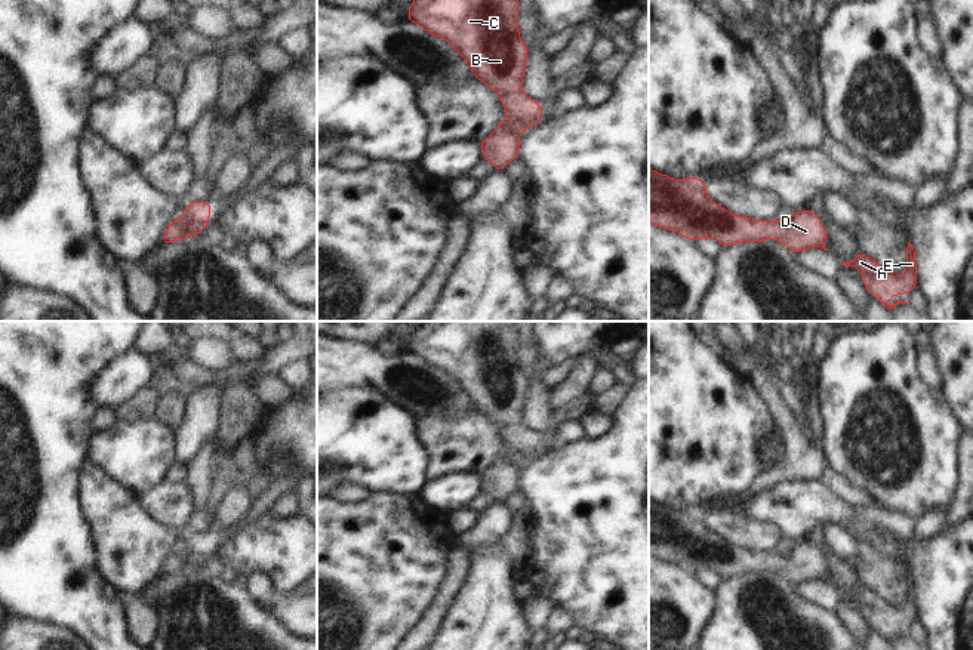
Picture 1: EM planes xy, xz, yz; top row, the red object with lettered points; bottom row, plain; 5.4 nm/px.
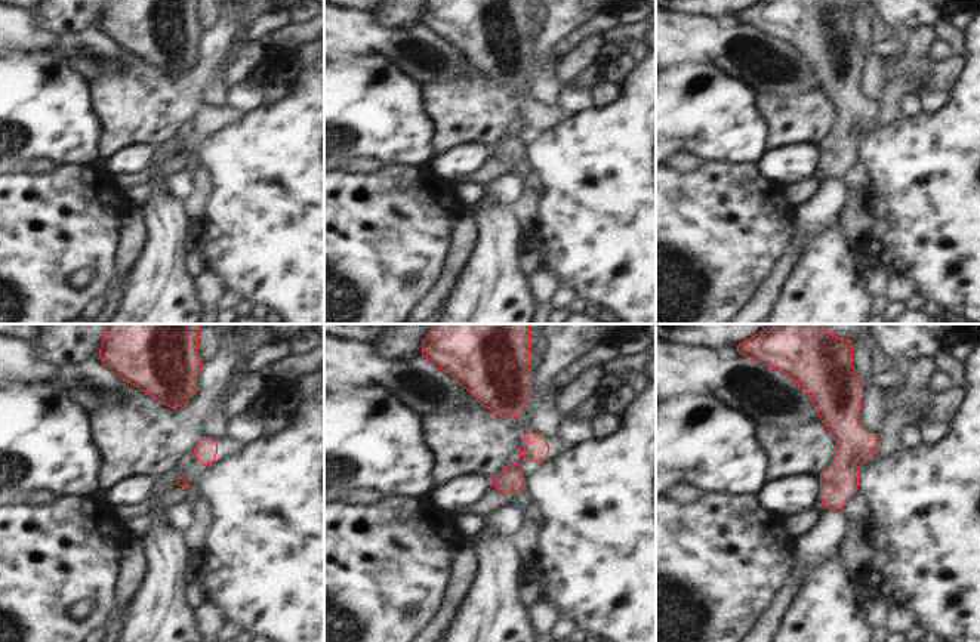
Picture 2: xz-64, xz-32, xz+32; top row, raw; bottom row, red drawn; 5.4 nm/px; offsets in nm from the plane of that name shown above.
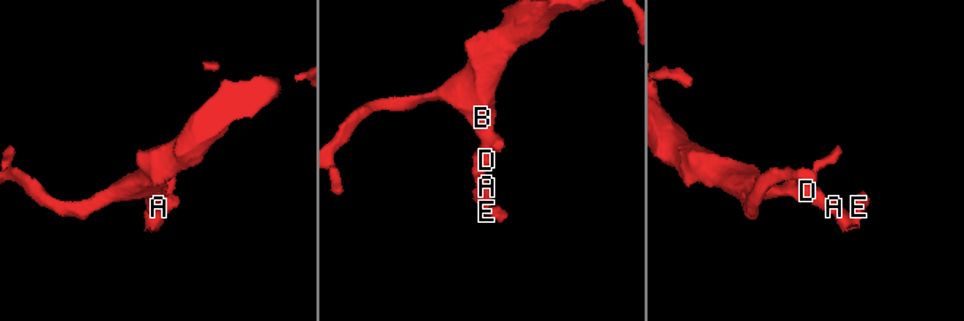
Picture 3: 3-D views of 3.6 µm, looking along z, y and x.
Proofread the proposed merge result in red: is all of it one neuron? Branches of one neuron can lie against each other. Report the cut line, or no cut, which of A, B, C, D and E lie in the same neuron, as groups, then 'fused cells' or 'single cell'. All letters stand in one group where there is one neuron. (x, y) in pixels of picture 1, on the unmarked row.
no cut | A B C D E | single cell

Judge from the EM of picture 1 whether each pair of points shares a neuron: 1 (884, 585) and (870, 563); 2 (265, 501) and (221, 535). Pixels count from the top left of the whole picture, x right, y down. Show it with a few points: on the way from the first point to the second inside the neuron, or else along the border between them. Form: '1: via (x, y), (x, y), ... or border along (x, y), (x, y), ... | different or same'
1: via (884, 579), (875, 569) | same
2: via (255, 511), (242, 524), (231, 529) | same

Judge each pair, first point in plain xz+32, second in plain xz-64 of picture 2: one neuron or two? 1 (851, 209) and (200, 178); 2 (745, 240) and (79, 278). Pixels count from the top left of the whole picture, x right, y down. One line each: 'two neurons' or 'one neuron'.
1: one neuron
2: two neurons

